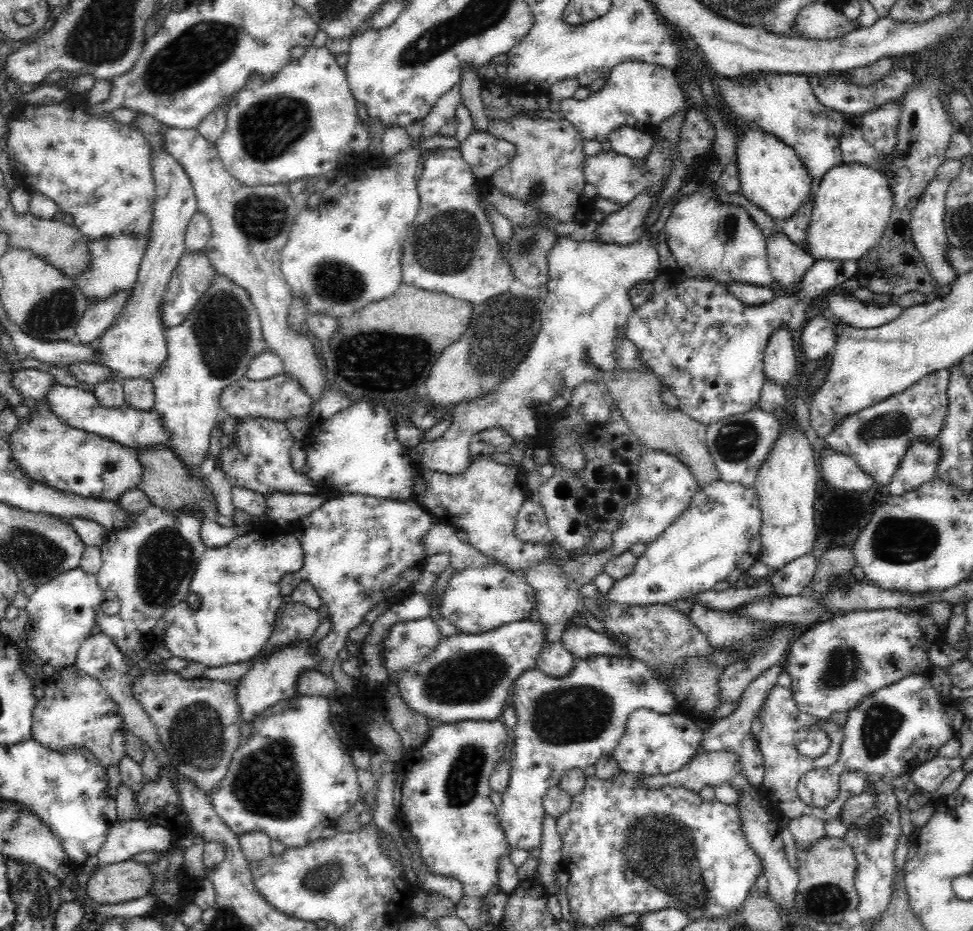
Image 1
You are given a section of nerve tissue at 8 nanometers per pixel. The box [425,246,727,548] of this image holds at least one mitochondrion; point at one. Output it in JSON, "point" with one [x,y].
{"point":[480,354]}

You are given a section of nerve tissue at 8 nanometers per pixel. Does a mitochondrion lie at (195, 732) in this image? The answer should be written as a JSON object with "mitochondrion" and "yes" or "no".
{"mitochondrion":"yes"}

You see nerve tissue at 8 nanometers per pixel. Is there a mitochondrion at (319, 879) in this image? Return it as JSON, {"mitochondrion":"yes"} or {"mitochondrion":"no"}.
{"mitochondrion":"yes"}

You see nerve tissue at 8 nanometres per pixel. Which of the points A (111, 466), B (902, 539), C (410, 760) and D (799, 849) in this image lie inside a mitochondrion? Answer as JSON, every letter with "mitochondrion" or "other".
{"A":"mitochondrion","B":"mitochondrion","C":"other","D":"other"}

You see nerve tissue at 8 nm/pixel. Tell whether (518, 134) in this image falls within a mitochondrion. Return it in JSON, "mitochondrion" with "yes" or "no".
{"mitochondrion":"no"}

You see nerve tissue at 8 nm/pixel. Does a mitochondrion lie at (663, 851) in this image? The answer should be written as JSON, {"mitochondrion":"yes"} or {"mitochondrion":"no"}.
{"mitochondrion":"yes"}

